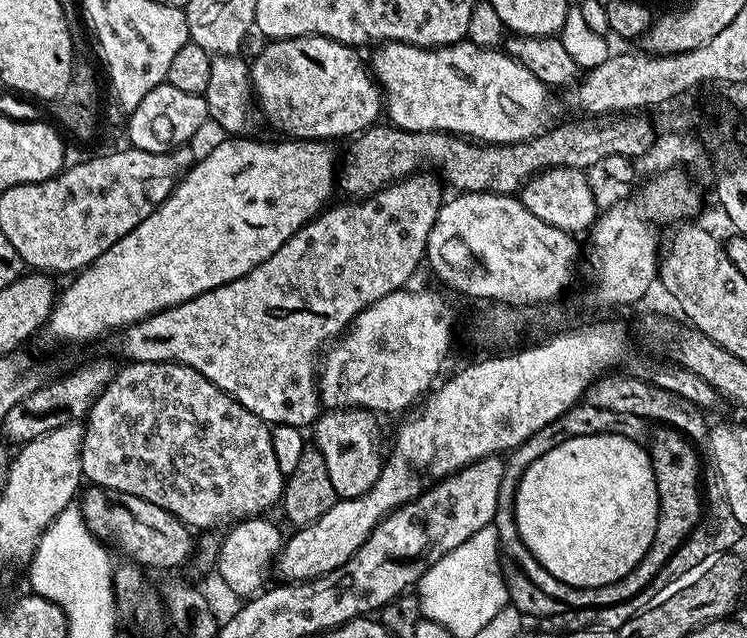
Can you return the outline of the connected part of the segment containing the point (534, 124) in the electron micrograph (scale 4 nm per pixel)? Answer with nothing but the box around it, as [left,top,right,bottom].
[370,40,553,145]

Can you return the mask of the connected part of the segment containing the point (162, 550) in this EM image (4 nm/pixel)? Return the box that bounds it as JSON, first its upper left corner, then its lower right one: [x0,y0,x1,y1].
[78,486,193,570]

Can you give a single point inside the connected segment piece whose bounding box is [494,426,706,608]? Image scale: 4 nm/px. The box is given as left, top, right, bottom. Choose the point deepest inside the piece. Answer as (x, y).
(676, 464)

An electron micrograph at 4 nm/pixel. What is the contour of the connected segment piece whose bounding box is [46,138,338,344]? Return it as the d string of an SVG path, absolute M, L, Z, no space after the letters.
M224 138L221 144L214 145L197 164L193 163L189 167L188 172L176 185L181 184L164 201L160 200L155 205L155 211L152 211L138 227L130 230L130 234L126 234L118 242L114 242L114 246L110 246L110 250L106 250L106 254L99 256L93 264L75 273L73 280L76 281L65 292L61 291L56 303L52 305L52 315L48 318L46 332L49 332L54 339L65 340L68 344L84 344L87 340L96 340L99 336L106 335L107 332L119 333L156 312L173 308L190 298L198 298L198 294L206 294L218 286L234 282L250 270L257 268L262 262L266 262L266 258L270 258L270 254L274 254L278 246L287 242L299 228L303 228L329 203L327 200L332 196L332 188L334 192L334 169L338 164L338 152L336 156L335 150L332 149L335 147L331 143L323 140L288 138L283 141L285 144L263 144L260 140L252 139L256 138Z

